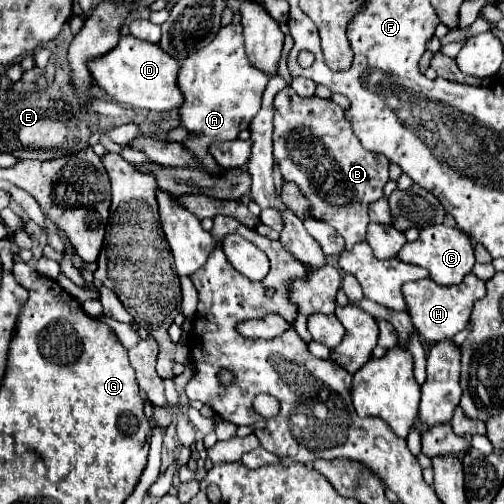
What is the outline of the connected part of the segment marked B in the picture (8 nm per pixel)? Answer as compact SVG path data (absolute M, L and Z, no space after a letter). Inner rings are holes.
M290 86L280 90L274 98L274 158L280 164L284 180L292 180L300 186L302 194L308 198L312 216L316 220L328 222L346 240L346 250L356 242L364 242L368 218L368 206L382 198L382 188L388 182L388 158L384 154L368 152L352 132L350 122L344 118L344 110L332 102L318 96L302 98Z

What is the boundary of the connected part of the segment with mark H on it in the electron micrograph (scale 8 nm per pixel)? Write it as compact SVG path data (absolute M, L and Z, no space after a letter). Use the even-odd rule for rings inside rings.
M472 272L464 278L464 282L456 286L438 286L430 278L416 280L416 282L406 282L402 286L404 302L408 306L408 314L412 318L412 324L416 330L428 340L428 342L442 342L446 338L454 338L460 330L464 330L466 322L470 320L470 312L476 300L484 298L486 286L480 278L476 278Z

